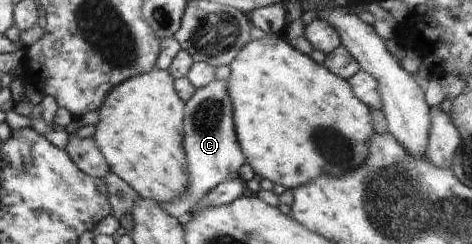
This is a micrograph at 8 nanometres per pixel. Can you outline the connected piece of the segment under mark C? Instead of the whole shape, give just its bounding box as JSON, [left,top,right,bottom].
[159,79,246,218]

